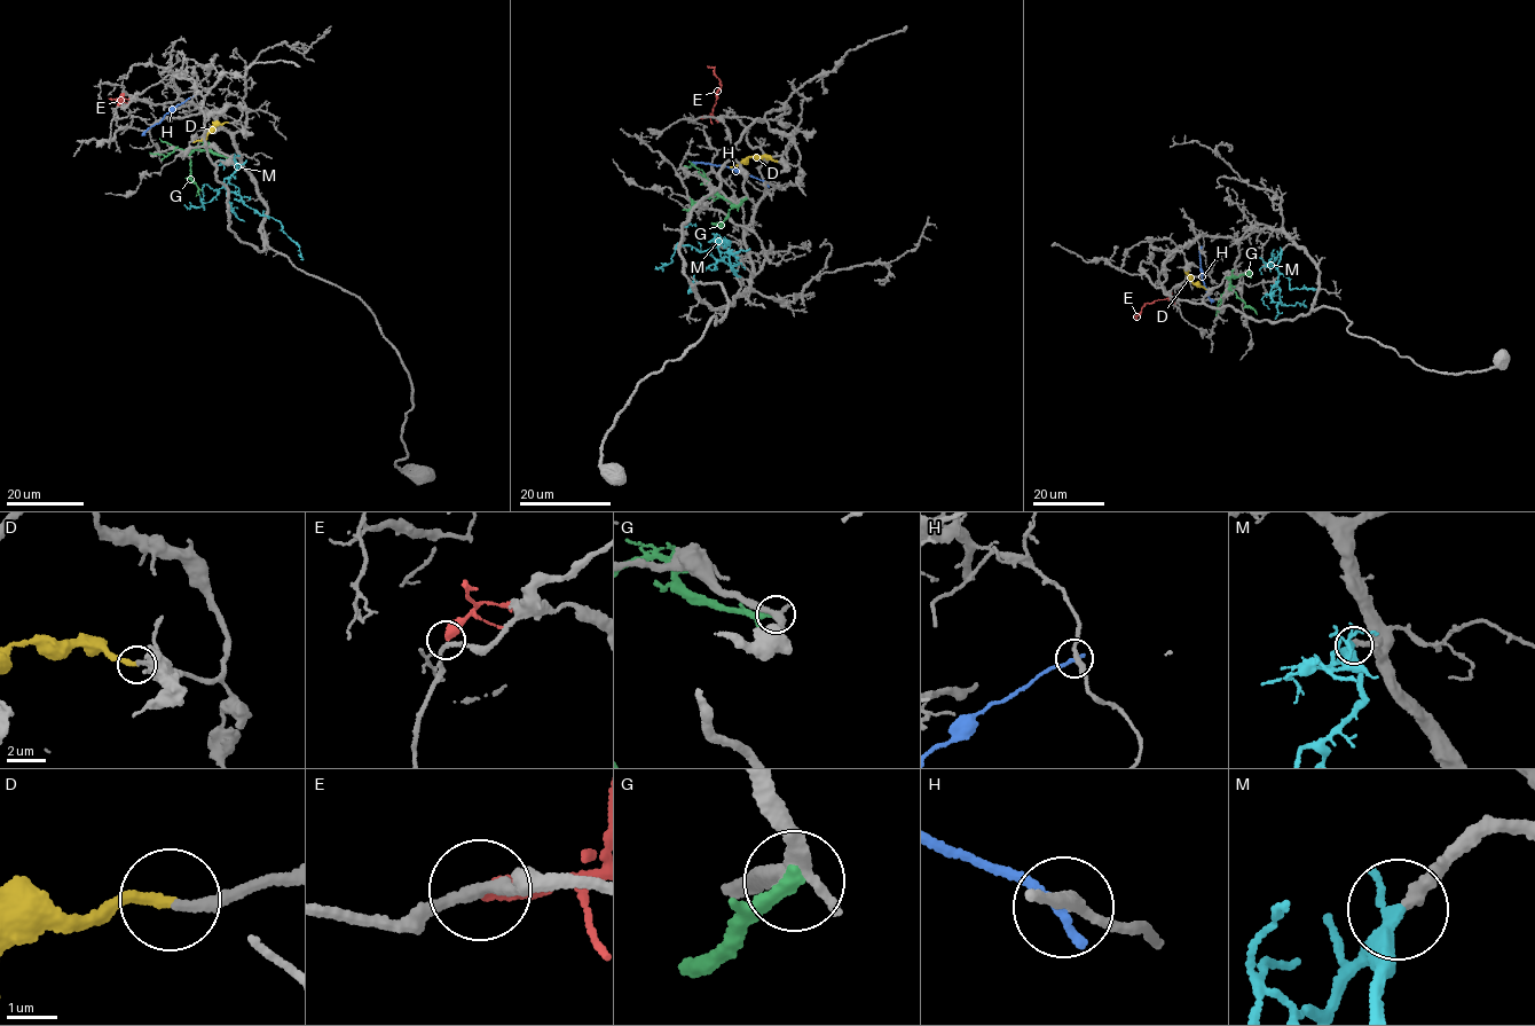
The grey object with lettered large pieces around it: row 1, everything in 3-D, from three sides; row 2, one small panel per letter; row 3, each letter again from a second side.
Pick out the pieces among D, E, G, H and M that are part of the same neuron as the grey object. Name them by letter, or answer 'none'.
D, M

